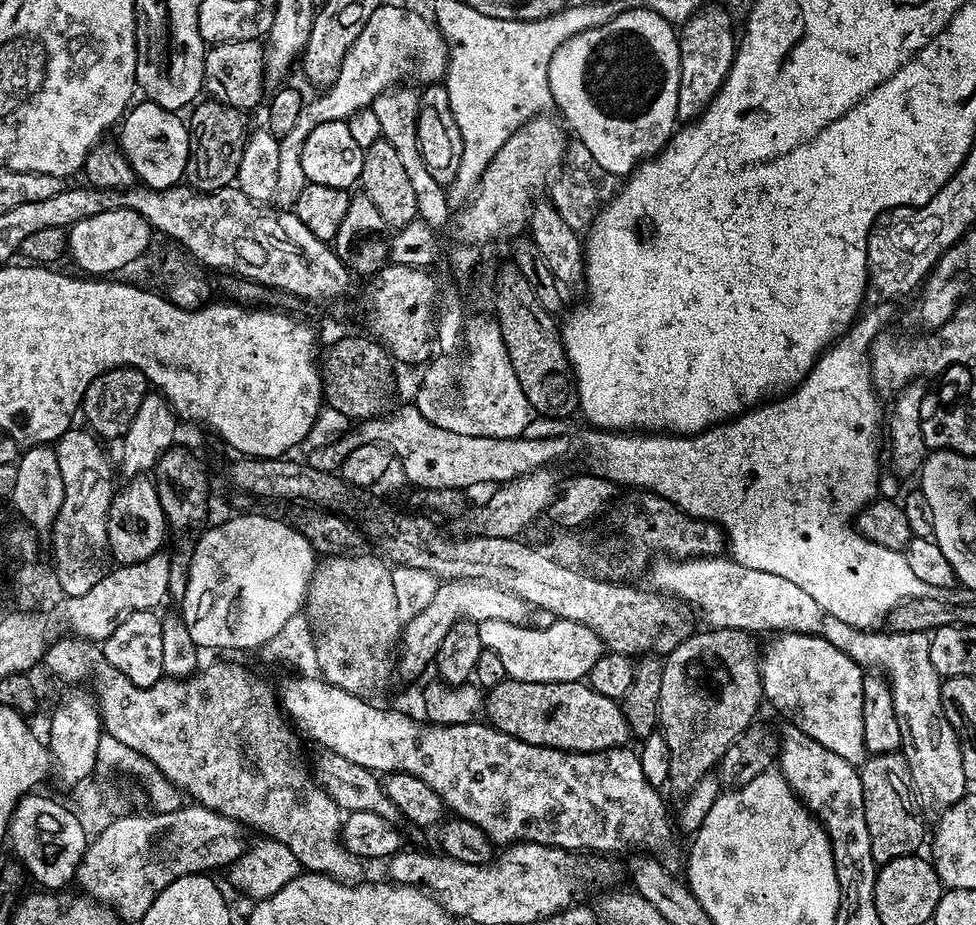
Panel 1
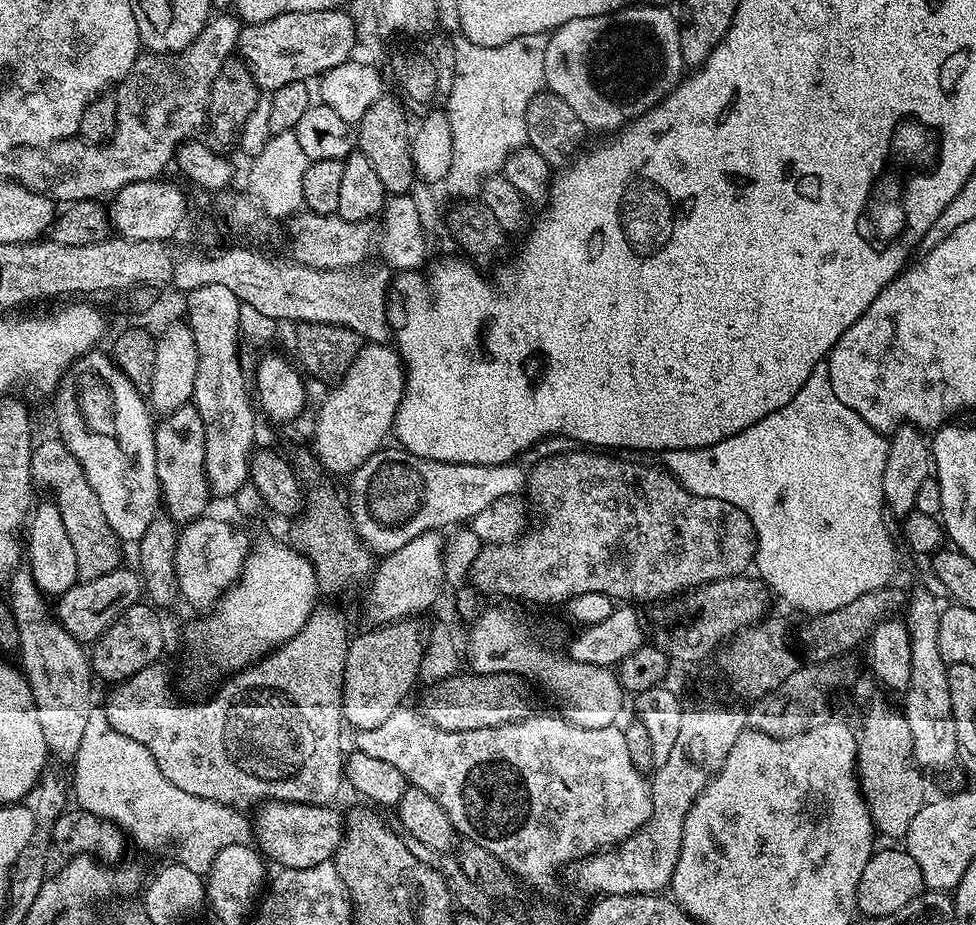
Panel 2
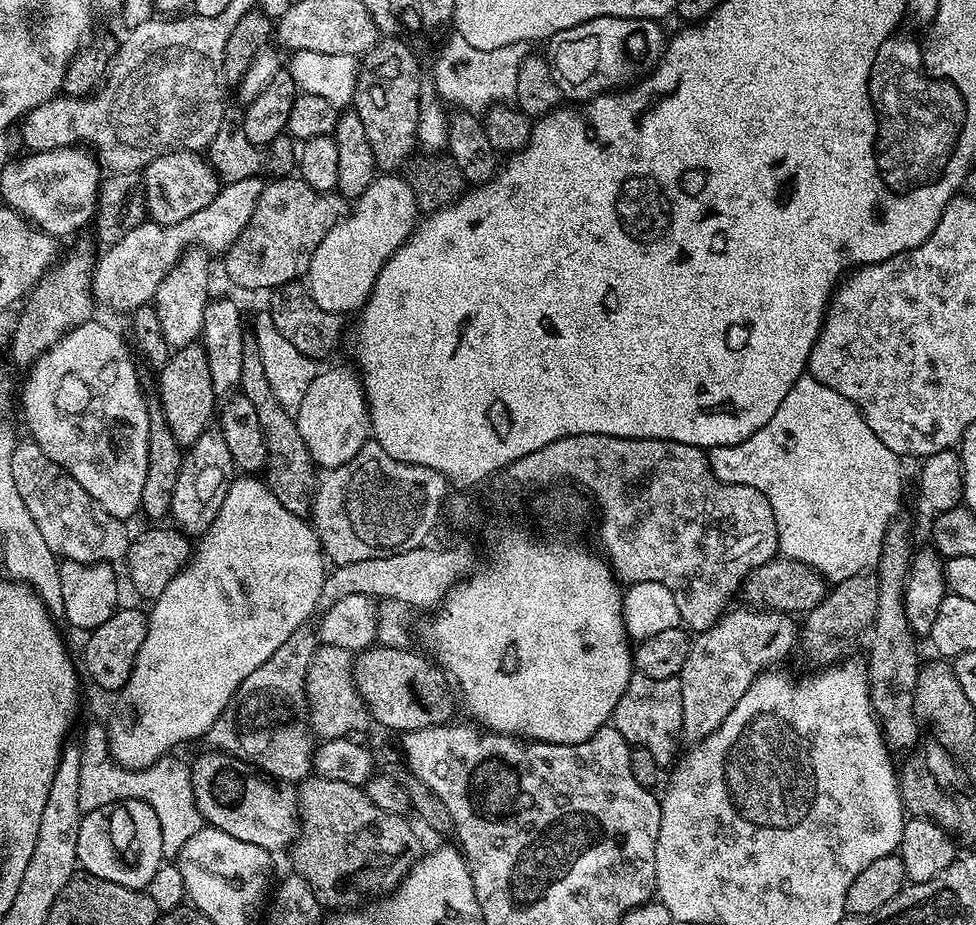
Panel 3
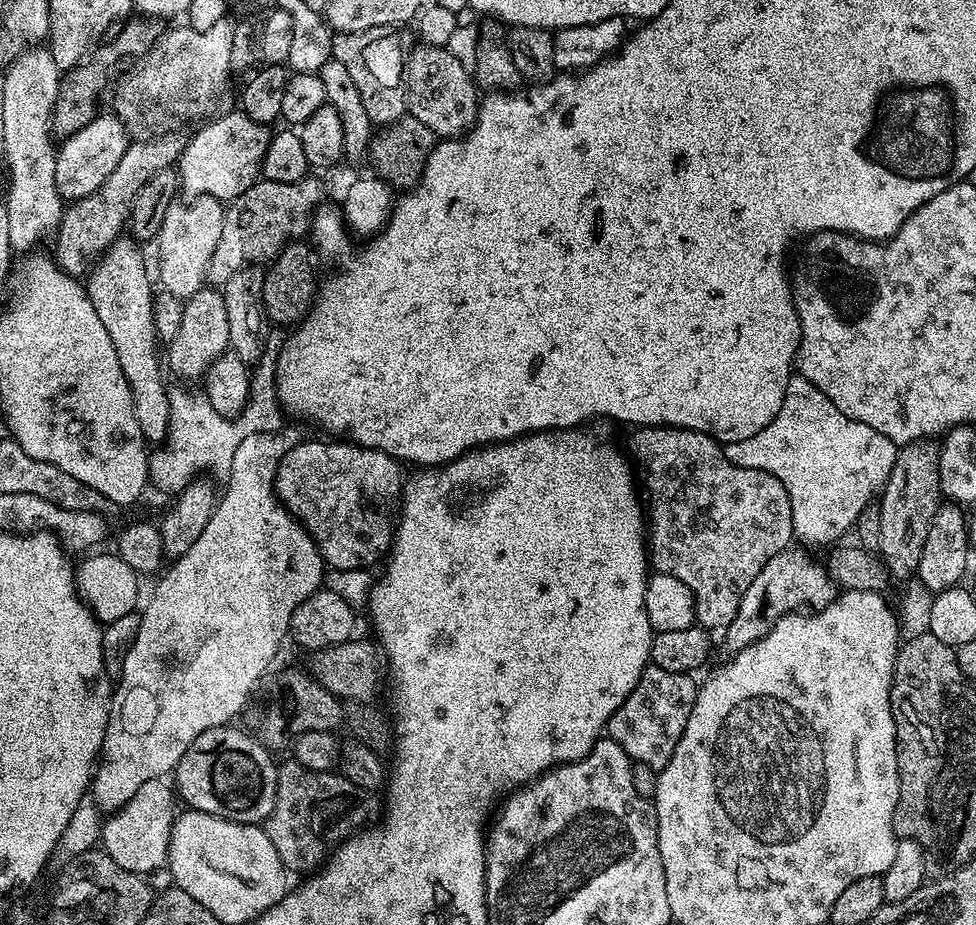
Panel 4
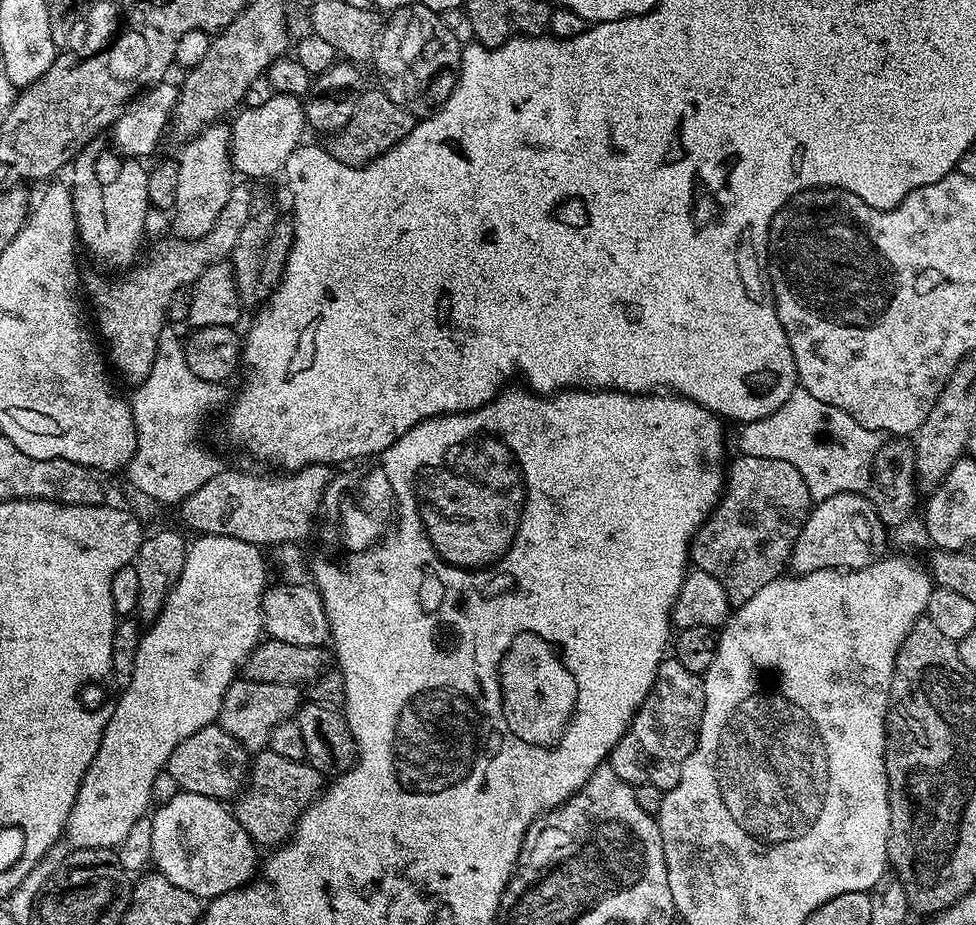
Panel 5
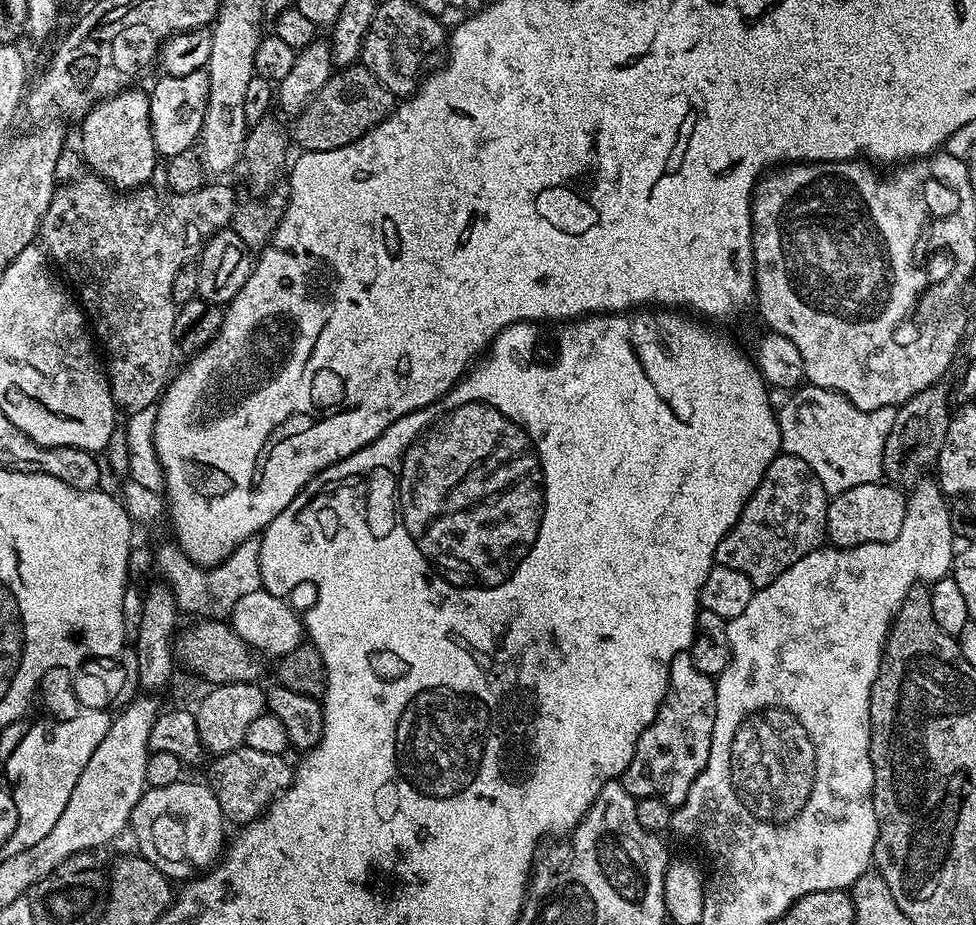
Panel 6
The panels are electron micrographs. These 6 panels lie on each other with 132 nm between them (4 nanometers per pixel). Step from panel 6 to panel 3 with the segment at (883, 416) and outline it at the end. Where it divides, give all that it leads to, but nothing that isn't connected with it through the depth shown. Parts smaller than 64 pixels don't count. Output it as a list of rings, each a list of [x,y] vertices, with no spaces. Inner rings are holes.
[[[811,374],[800,376],[794,382],[794,386],[790,386],[790,394],[786,394],[786,398],[782,398],[782,406],[778,406],[774,418],[770,418],[770,422],[766,422],[766,426],[762,426],[762,430],[750,434],[750,438],[737,444],[711,449],[707,453],[707,457],[713,475],[721,483],[745,484],[761,492],[766,498],[766,502],[770,502],[770,510],[774,510],[774,522],[778,530],[778,552],[781,557],[802,562],[807,568],[813,568],[815,572],[819,572],[828,582],[839,582],[851,578],[854,574],[867,568],[875,569],[882,554],[882,542],[886,538],[886,530],[894,522],[894,518],[899,517],[896,515],[900,512],[900,494],[904,490],[904,480],[900,477],[902,460],[901,457],[894,454],[894,450],[890,450],[886,446],[886,442],[882,442],[882,438],[878,438],[878,434],[874,434],[874,430],[870,430],[862,413],[849,400],[842,398],[842,394],[830,390],[830,386],[818,382]]]

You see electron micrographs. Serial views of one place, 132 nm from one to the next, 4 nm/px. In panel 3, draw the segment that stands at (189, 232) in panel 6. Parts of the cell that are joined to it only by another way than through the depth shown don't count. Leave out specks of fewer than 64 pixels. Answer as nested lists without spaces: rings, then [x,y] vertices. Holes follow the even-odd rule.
[[[276,178],[271,182],[265,183],[262,194],[260,195],[260,201],[258,206],[254,210],[254,214],[250,218],[250,222],[246,222],[246,230],[242,230],[242,234],[238,234],[236,241],[228,247],[228,251],[223,253],[222,260],[224,260],[224,272],[237,284],[240,288],[268,288],[267,290],[275,290],[283,288],[285,285],[291,285],[297,278],[295,276],[303,277],[307,273],[310,266],[310,260],[314,255],[314,250],[318,249],[318,244],[322,242],[322,238],[326,237],[326,234],[330,229],[346,215],[346,200],[342,197],[338,191],[335,192],[319,192],[314,190],[314,186],[306,186],[306,182],[299,178]]]

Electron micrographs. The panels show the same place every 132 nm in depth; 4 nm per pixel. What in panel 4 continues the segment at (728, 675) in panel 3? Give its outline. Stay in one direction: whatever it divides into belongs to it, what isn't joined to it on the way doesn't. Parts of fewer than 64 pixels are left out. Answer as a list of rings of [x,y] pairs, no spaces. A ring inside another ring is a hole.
[[[789,546],[774,554],[766,566],[762,566],[758,578],[750,582],[746,594],[742,594],[742,606],[738,606],[738,614],[734,614],[734,622],[730,622],[723,633],[724,644],[731,650],[739,650],[761,640],[771,630],[776,621],[783,616],[791,616],[801,610],[819,610],[830,606],[838,592],[834,587],[823,563],[812,560],[804,546]]]

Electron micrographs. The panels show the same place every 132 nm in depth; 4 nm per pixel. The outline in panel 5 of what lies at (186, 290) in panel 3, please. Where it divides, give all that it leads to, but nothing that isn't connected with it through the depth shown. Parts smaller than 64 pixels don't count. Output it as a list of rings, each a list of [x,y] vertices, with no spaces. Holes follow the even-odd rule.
[[[224,122],[210,124],[185,144],[178,155],[178,198],[171,231],[185,240],[200,240],[218,222],[238,180],[232,167],[232,129]]]

